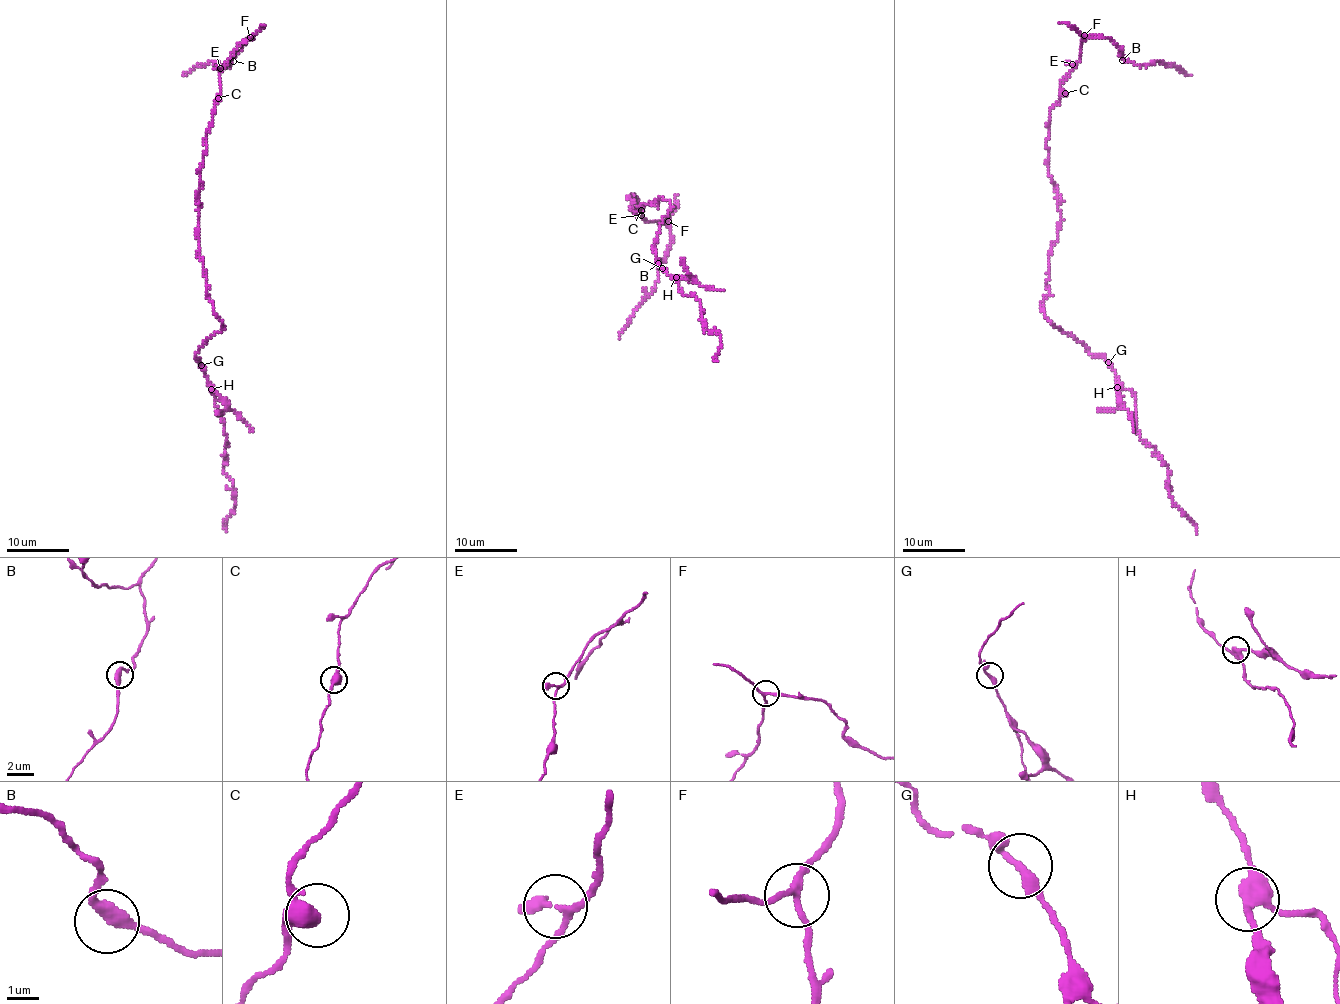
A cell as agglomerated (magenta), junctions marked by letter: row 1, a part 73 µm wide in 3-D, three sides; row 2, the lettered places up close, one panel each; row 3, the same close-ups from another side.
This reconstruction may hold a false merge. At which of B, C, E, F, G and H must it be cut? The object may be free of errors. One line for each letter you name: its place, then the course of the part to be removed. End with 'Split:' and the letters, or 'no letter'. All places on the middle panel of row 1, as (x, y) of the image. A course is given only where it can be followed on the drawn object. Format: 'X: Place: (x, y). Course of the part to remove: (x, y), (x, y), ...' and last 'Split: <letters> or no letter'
H: Place: (676, 277). Course of the part to remove: (676, 277), (693, 277), (704, 287), (723, 289)
Split: H

